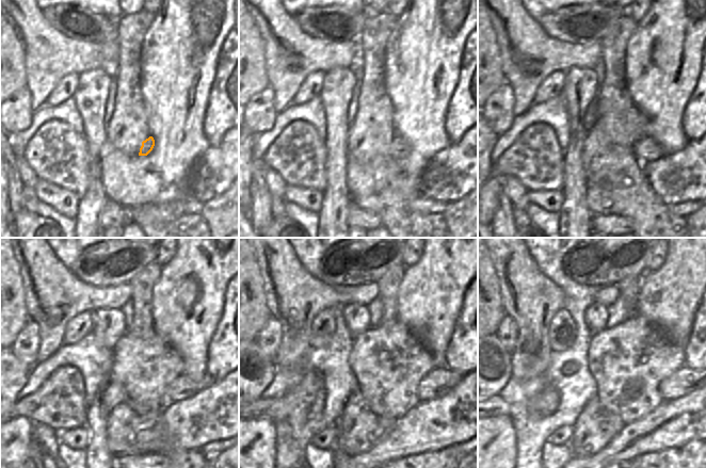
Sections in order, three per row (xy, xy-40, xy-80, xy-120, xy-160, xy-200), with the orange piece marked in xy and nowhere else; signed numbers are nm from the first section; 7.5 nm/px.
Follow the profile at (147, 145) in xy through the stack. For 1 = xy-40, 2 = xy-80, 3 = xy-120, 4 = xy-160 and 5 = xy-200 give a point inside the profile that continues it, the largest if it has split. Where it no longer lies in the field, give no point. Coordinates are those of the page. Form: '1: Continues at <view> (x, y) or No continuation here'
1: Continues at xy-40 (399, 148)
2: Continues at xy-80 (646, 149)
3: Continues at xy-120 (183, 387)
4: Continues at xy-160 (439, 381)
5: Continues at xy-200 (685, 381)

